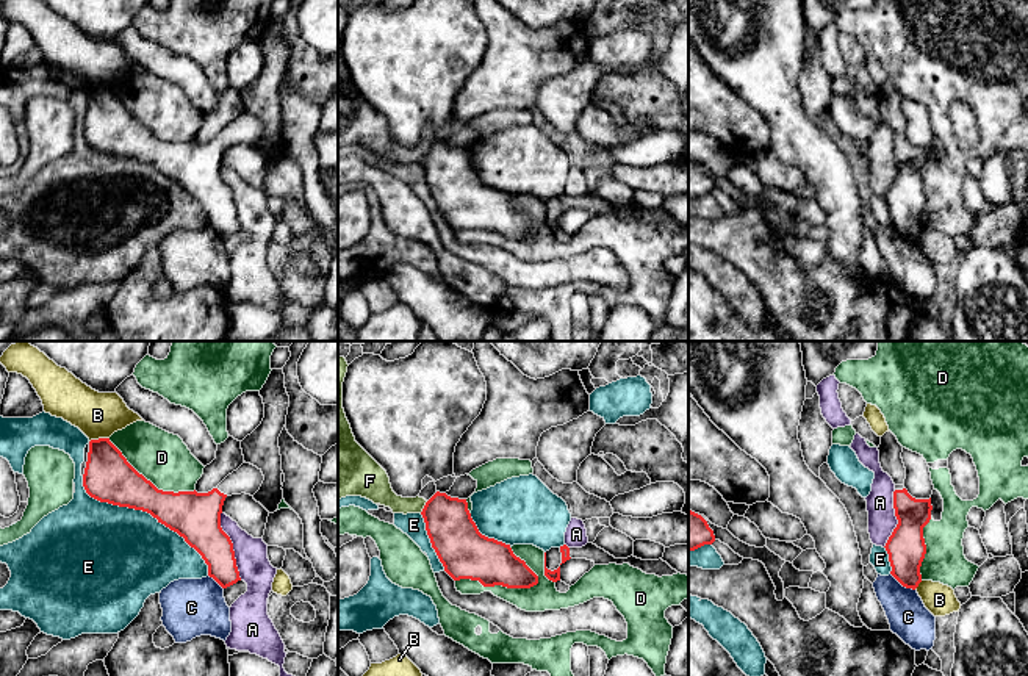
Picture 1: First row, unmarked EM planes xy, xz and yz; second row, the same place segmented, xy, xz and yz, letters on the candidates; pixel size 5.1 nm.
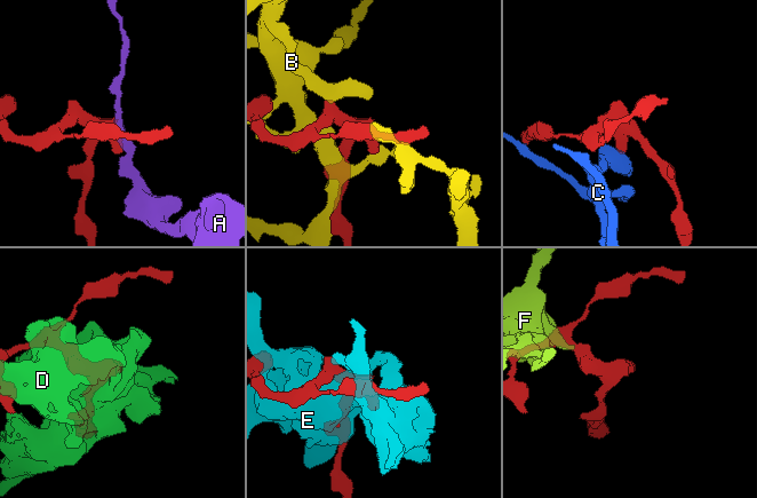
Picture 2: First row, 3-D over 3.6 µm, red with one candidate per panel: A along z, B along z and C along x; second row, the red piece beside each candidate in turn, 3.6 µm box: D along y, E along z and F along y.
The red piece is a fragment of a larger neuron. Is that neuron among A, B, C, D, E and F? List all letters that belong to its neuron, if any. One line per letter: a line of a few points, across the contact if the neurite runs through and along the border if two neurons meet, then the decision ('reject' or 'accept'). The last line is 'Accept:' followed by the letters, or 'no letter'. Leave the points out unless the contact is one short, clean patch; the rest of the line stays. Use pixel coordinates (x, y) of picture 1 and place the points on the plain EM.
A: line xy (221, 161), (221, 179), (232, 193), (235, 215), (241, 229); reject
B: reject
C: line yz (891, 222), (903, 235), (914, 240); reject
D: reject
E: reject
F: reject
Accept: no letter

